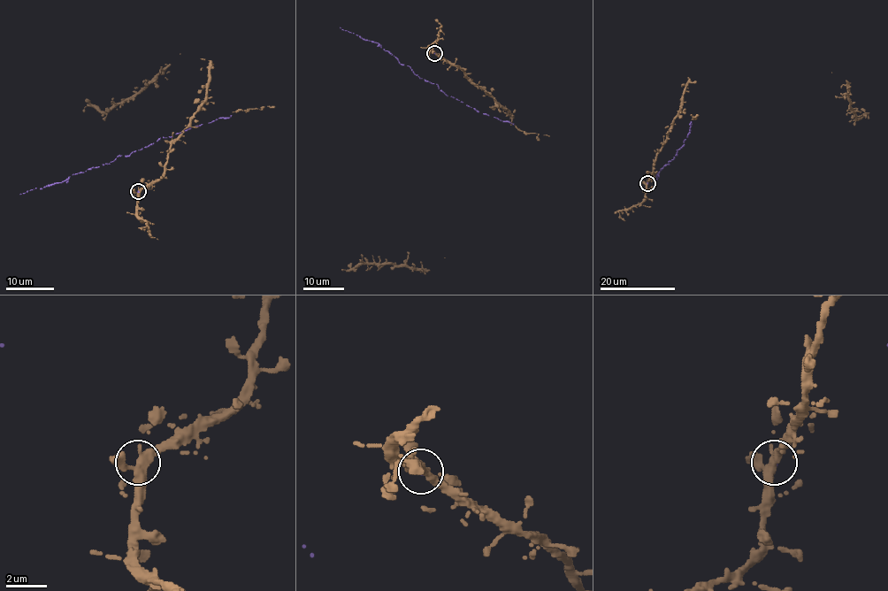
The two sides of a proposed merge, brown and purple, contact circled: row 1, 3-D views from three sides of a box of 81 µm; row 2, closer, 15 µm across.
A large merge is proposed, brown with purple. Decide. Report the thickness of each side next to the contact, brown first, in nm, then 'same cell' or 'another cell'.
360/110 nm | same cell

